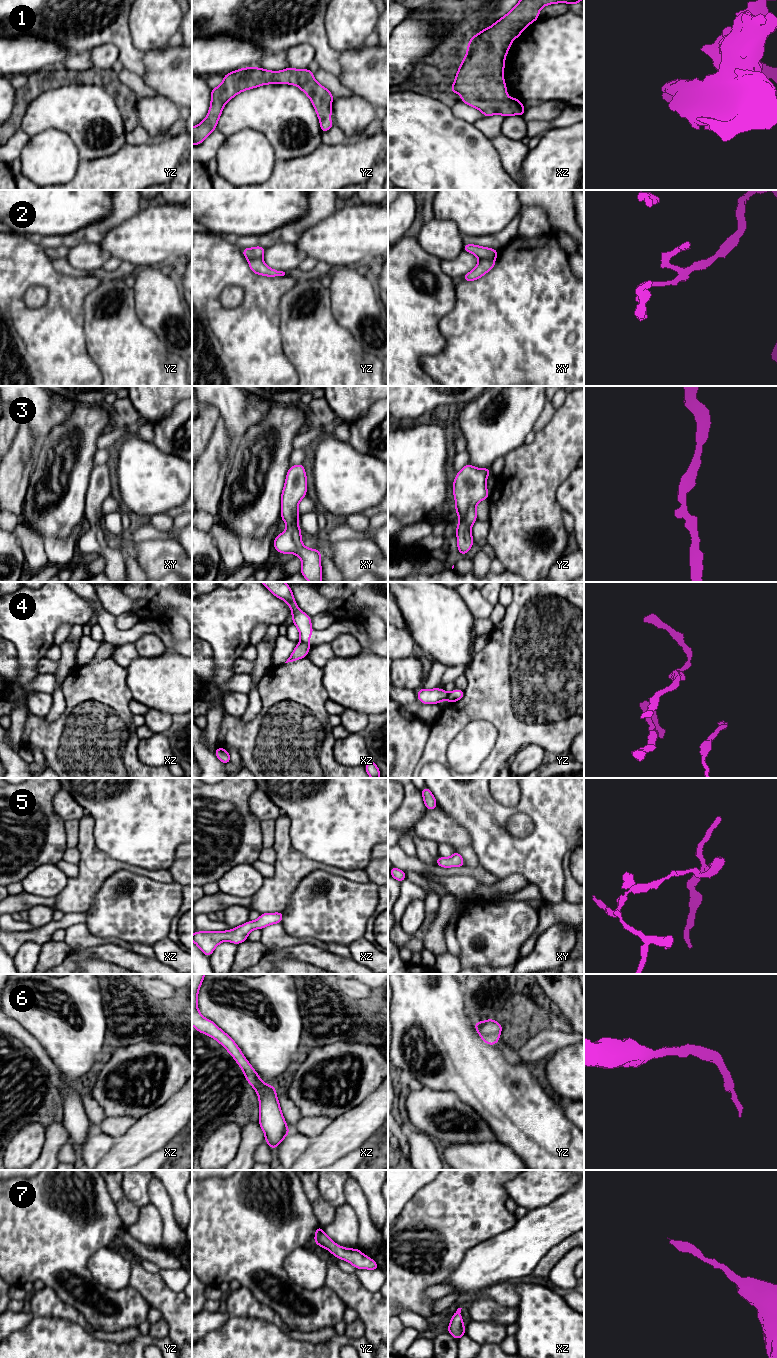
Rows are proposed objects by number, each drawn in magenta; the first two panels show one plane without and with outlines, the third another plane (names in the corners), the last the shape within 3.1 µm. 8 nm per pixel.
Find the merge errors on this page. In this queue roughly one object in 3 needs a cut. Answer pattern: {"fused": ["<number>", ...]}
{"fused": ["2", "4"]}

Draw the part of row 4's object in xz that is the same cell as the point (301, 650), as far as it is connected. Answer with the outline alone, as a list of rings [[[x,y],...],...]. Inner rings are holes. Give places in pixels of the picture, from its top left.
[[[300,641],[285,663],[293,662],[298,659],[305,658],[310,649],[311,649],[310,645]]]

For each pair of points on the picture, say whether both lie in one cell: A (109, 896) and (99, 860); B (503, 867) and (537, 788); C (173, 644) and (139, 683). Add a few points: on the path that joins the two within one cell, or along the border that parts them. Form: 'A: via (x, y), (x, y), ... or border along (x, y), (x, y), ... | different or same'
A: border along (127, 870), (116, 870), (108, 876), (92, 899) | different
B: via (523, 848), (539, 832), (539, 808) | same
C: border along (178, 652), (181, 655) | different

